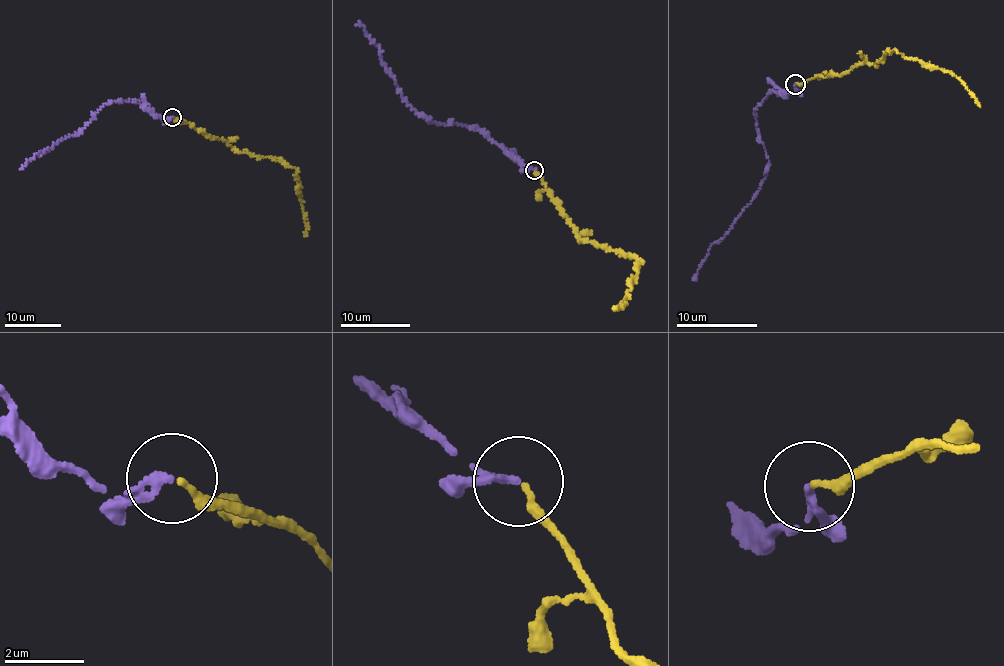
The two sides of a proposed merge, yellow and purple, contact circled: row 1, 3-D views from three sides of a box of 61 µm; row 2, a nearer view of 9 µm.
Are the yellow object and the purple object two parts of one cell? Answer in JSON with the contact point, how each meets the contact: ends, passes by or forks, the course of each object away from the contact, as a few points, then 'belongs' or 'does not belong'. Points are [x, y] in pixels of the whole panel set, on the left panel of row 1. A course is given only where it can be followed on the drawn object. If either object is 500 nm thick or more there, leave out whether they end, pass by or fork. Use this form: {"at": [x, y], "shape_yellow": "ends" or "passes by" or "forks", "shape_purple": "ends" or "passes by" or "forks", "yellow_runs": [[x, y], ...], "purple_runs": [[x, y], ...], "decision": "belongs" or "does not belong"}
{"at": [172, 117], "shape_yellow": "ends", "shape_purple": "passes by", "yellow_runs": [[173, 117], [239, 152], [282, 160], [299, 170], [295, 177], [300, 184], [305, 235]], "purple_runs": [[172, 116], [165, 119], [153, 115], [133, 101], [105, 103], [84, 129], [39, 152], [22, 168]], "decision": "belongs"}

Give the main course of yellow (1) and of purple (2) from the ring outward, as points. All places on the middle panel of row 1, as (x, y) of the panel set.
1: (535, 171), (579, 239), (643, 261), (635, 267), (636, 278), (628, 296), (614, 308)
2: (535, 169), (526, 167), (480, 128), (434, 122), (420, 114), (405, 100), (380, 58), (380, 49), (359, 20)

